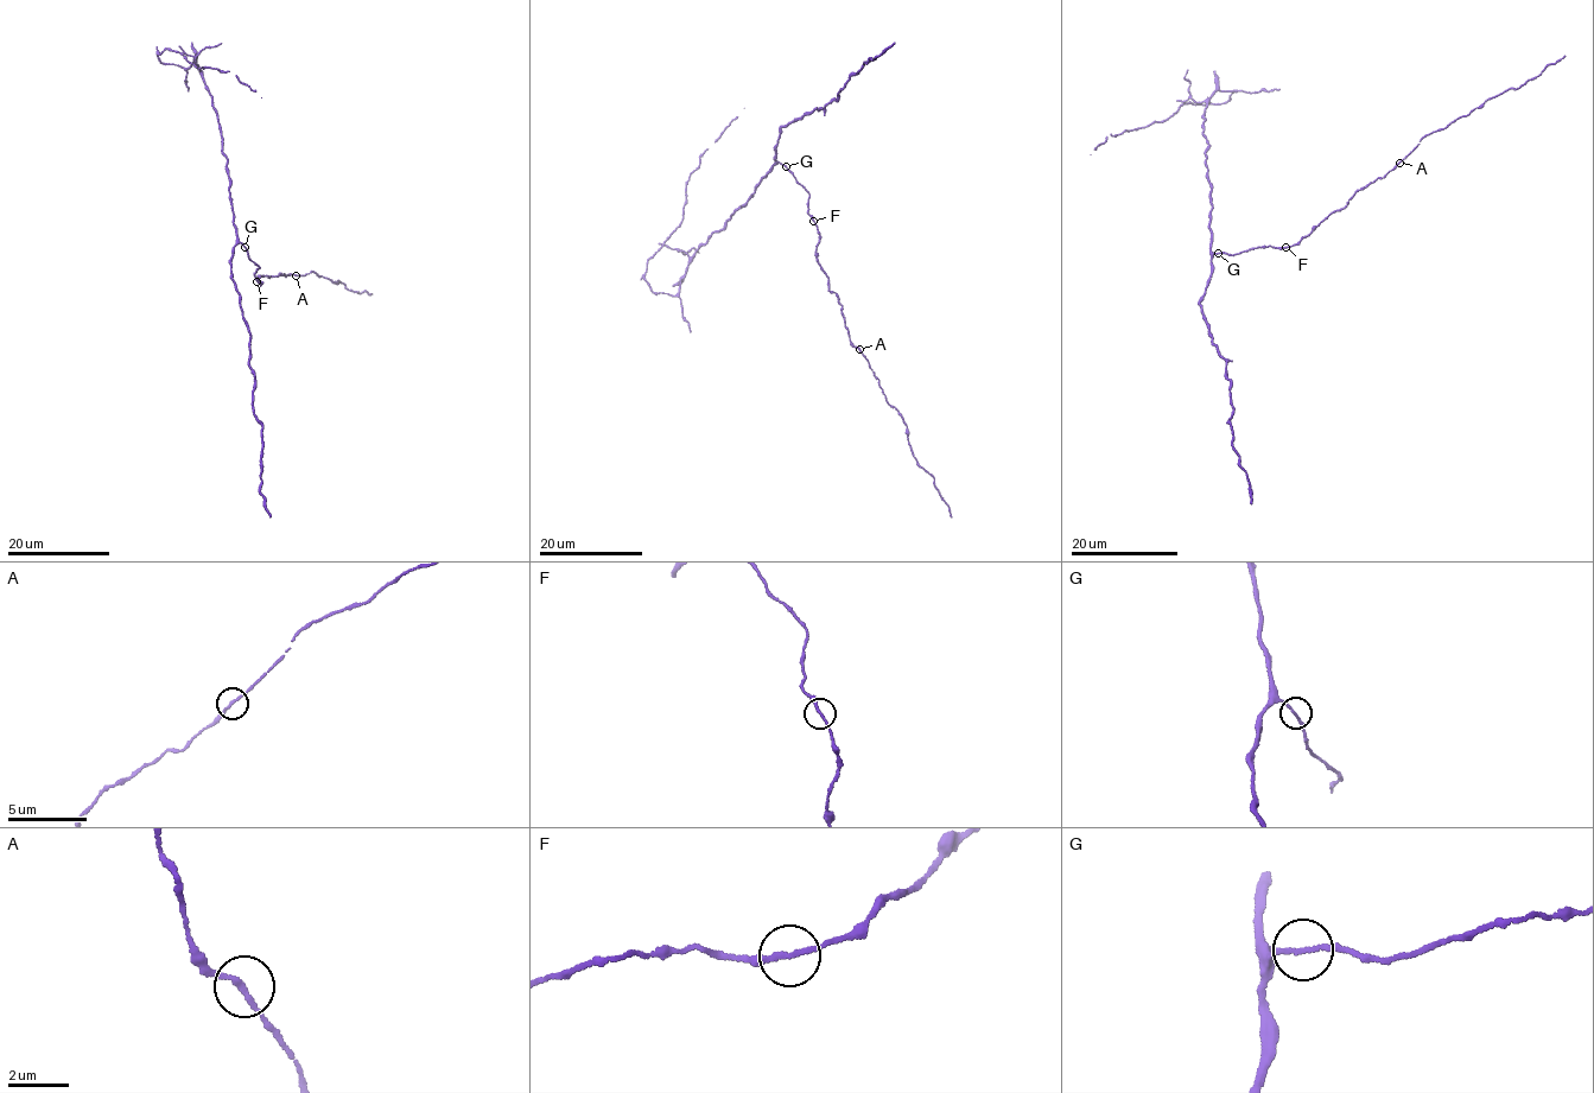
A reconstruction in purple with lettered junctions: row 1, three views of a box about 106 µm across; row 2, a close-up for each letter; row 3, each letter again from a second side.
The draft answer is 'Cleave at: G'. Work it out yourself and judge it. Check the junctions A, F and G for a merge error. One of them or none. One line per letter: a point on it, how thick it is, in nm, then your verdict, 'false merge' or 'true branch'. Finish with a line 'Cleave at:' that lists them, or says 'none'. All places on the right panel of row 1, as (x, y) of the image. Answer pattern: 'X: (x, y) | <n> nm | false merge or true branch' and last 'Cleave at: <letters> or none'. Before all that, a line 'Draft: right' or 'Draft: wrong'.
Draft: wrong
A: (1399, 163) | 160 nm | true branch
F: (1286, 247) | 170 nm | true branch
G: (1218, 253) | 140 nm | true branch
Cleave at: none

